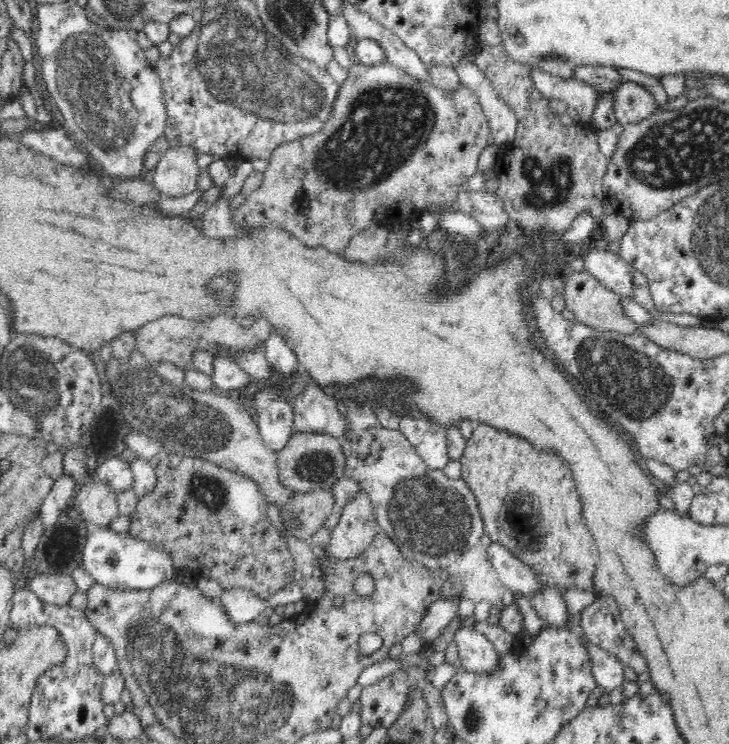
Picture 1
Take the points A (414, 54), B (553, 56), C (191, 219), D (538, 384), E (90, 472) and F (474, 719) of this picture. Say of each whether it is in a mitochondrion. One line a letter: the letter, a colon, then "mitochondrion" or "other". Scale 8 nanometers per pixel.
A: other
B: other
C: other
D: other
E: other
F: mitochondrion

